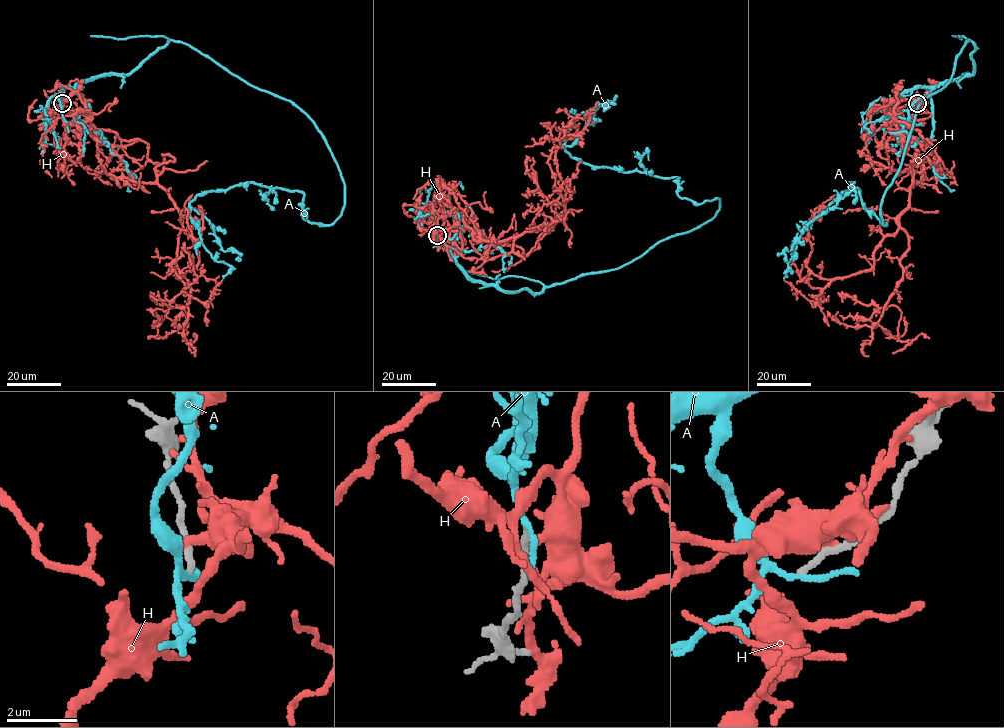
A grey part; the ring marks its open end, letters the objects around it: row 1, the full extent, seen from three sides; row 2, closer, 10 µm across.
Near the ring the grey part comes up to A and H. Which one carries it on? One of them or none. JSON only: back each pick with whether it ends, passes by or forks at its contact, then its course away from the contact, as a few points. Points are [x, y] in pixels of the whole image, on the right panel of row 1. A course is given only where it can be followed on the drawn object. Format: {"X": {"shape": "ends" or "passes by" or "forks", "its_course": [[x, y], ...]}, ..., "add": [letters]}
{"add": []}

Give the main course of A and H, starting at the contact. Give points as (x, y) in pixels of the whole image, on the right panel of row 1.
A: (918, 103), (918, 88), (973, 73), (970, 40), (920, 102), (885, 225), (854, 182), (783, 278)
H: (920, 101), (923, 178), (897, 231), (869, 270), (827, 279), (805, 238), (835, 194)

